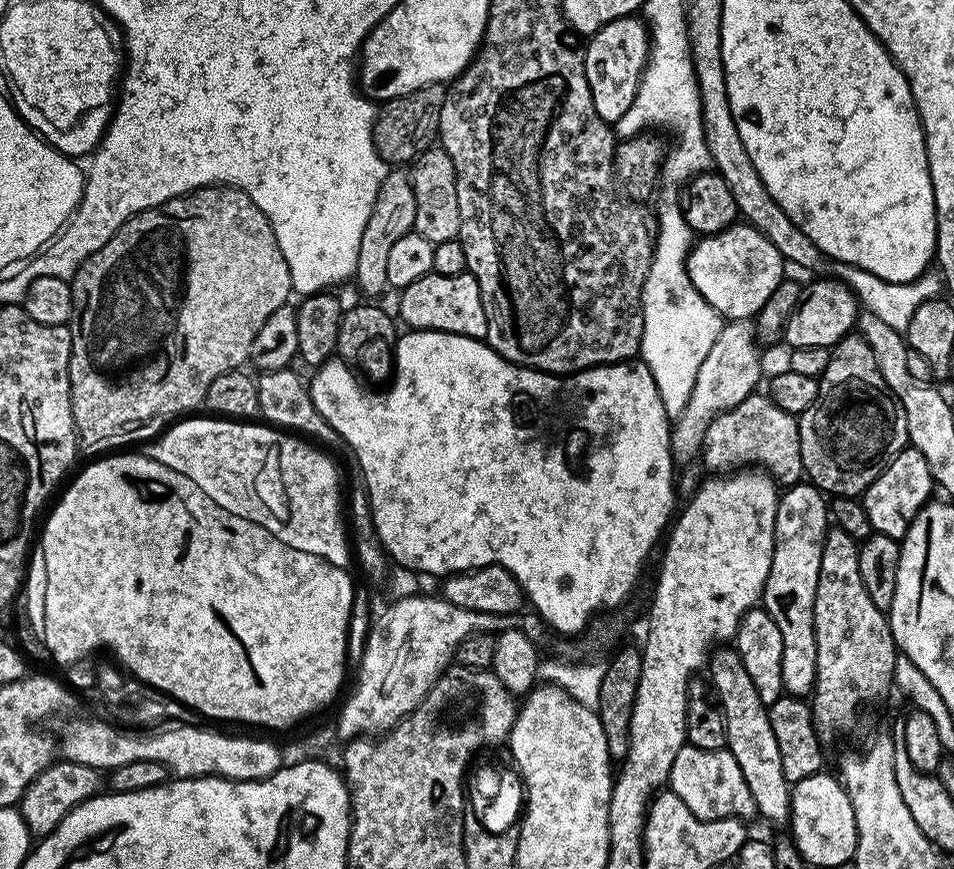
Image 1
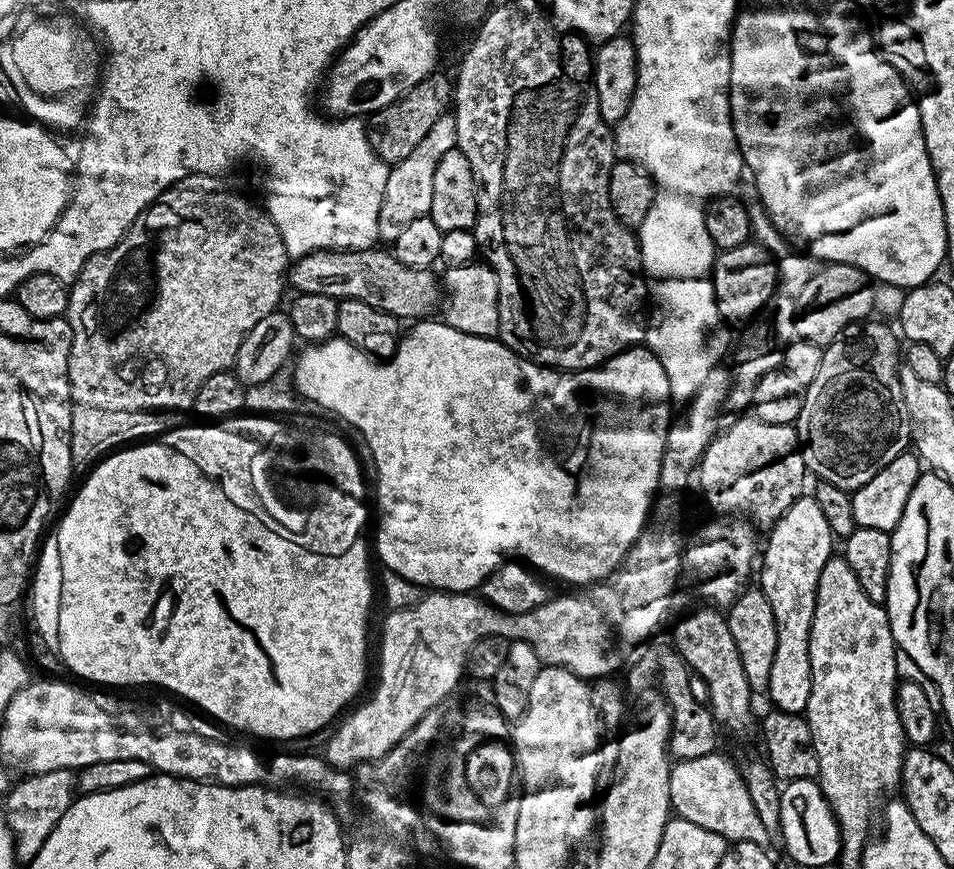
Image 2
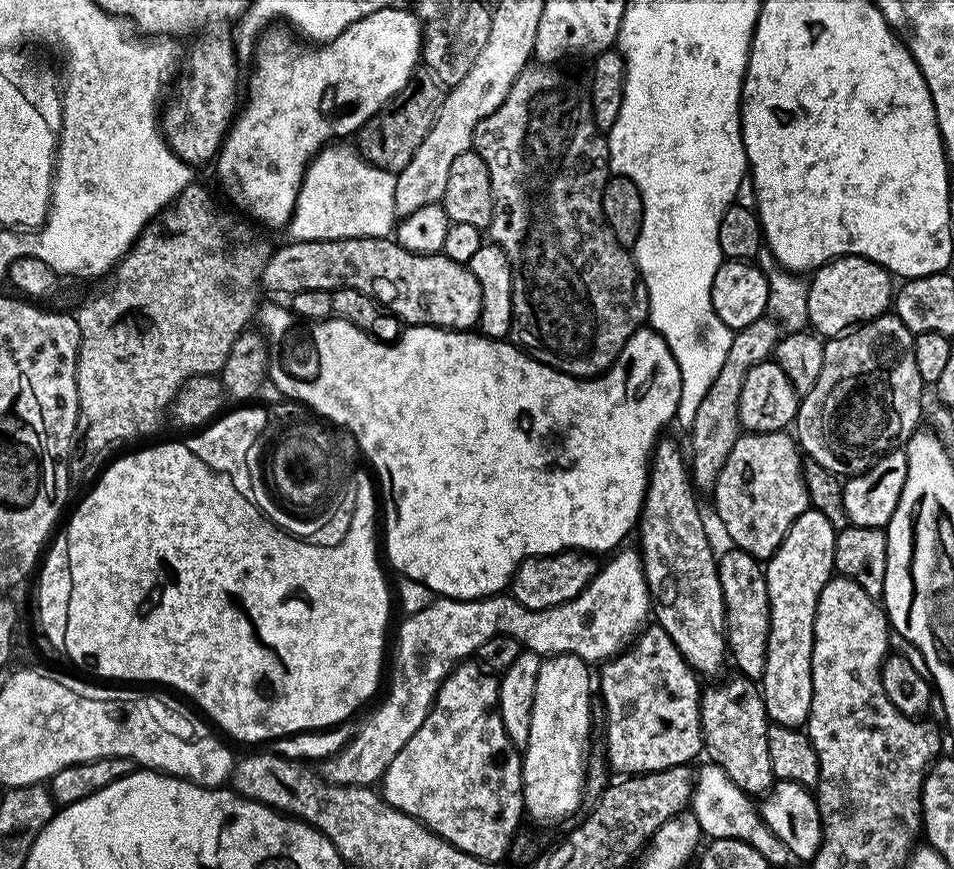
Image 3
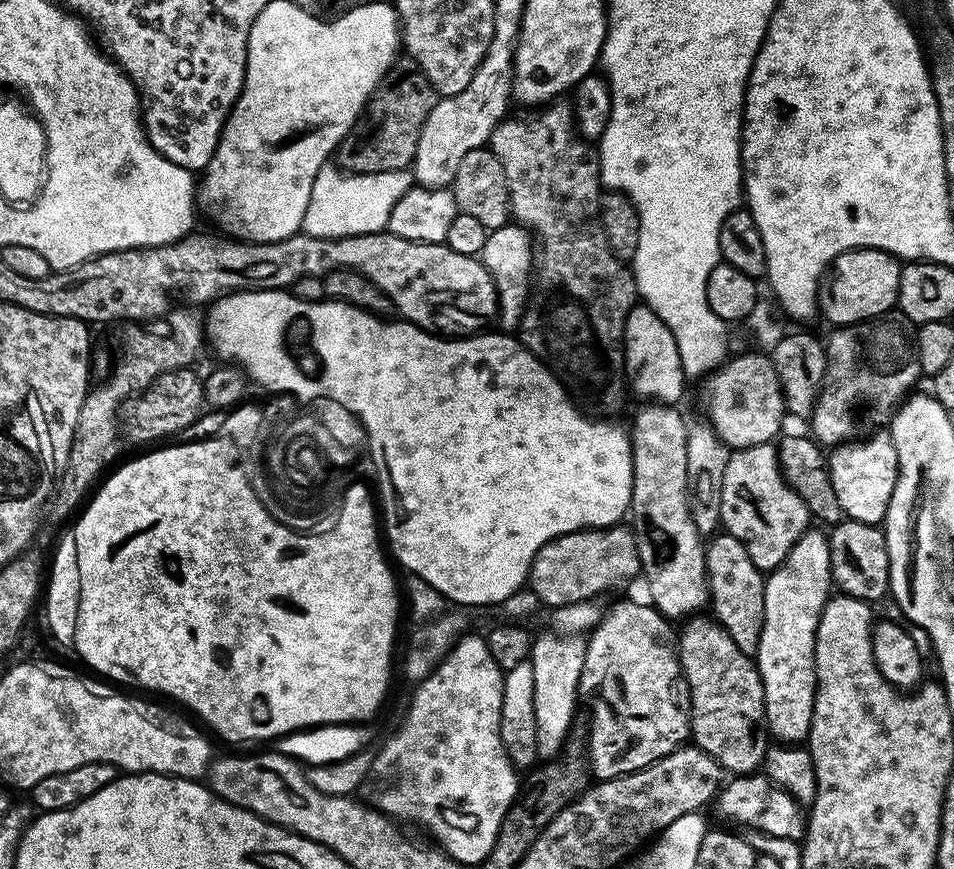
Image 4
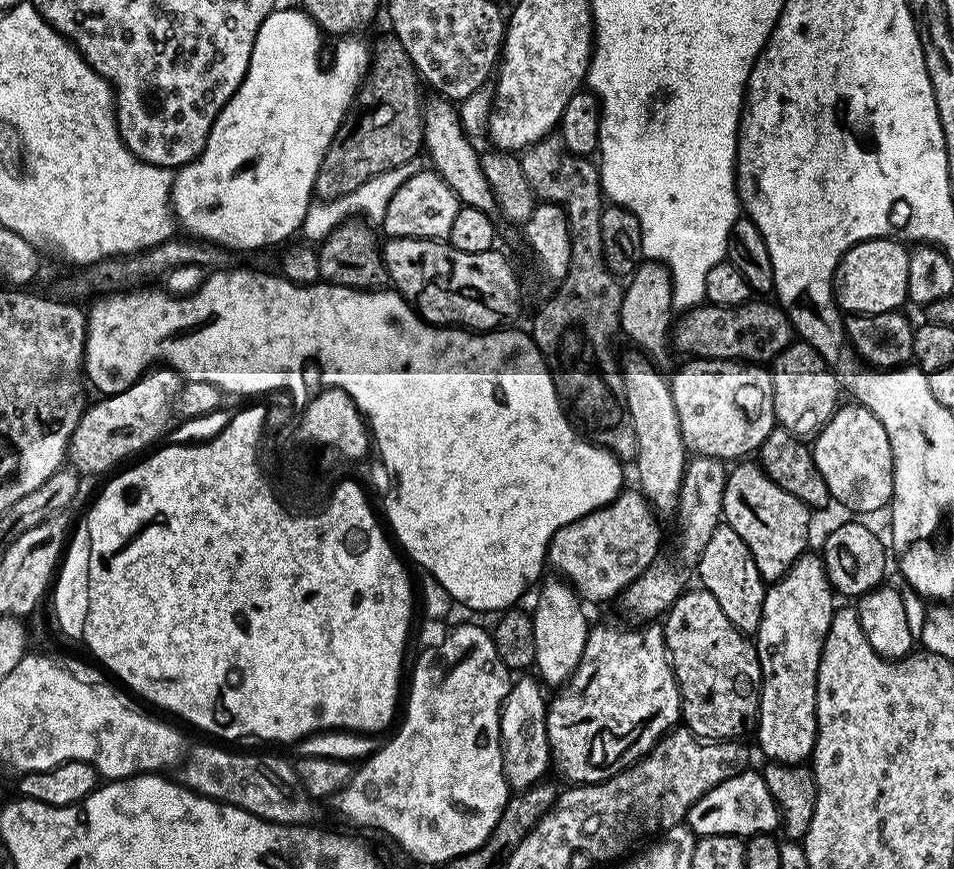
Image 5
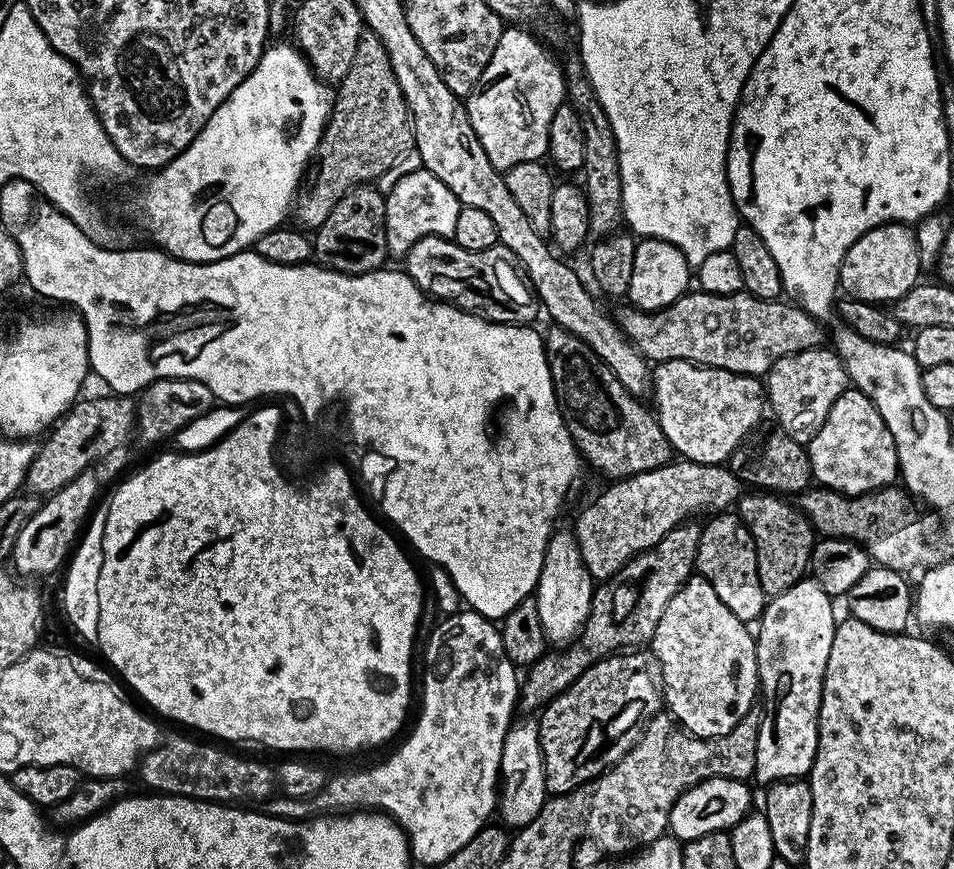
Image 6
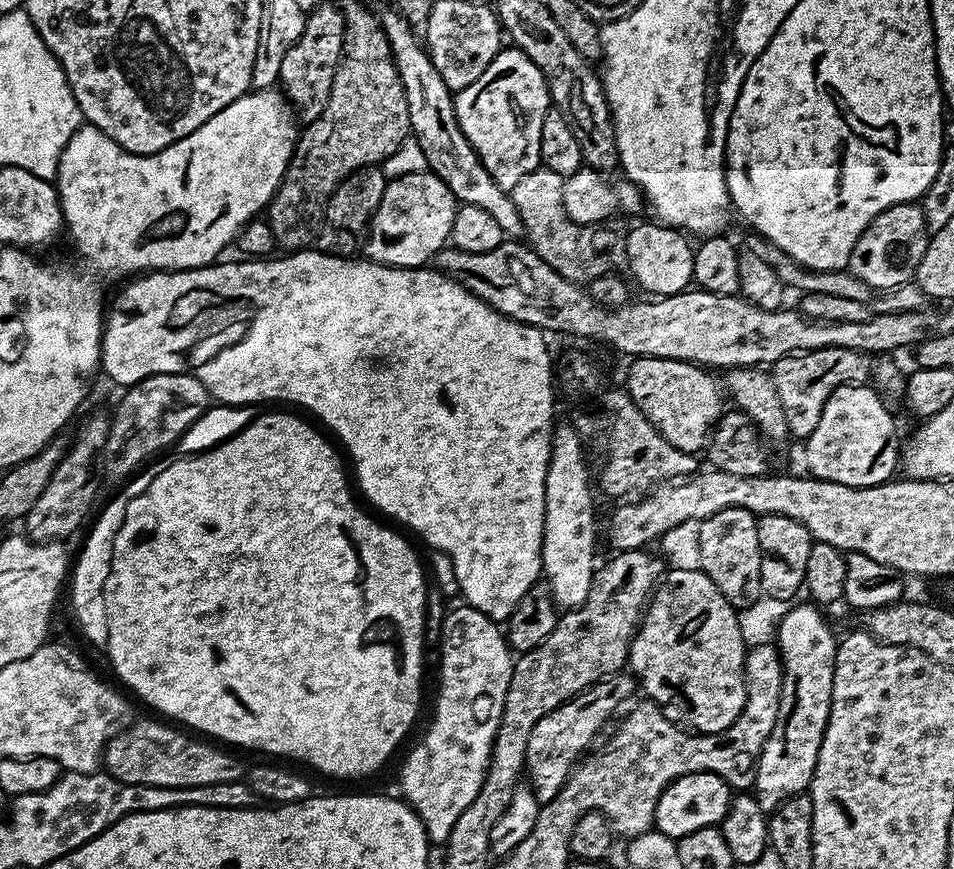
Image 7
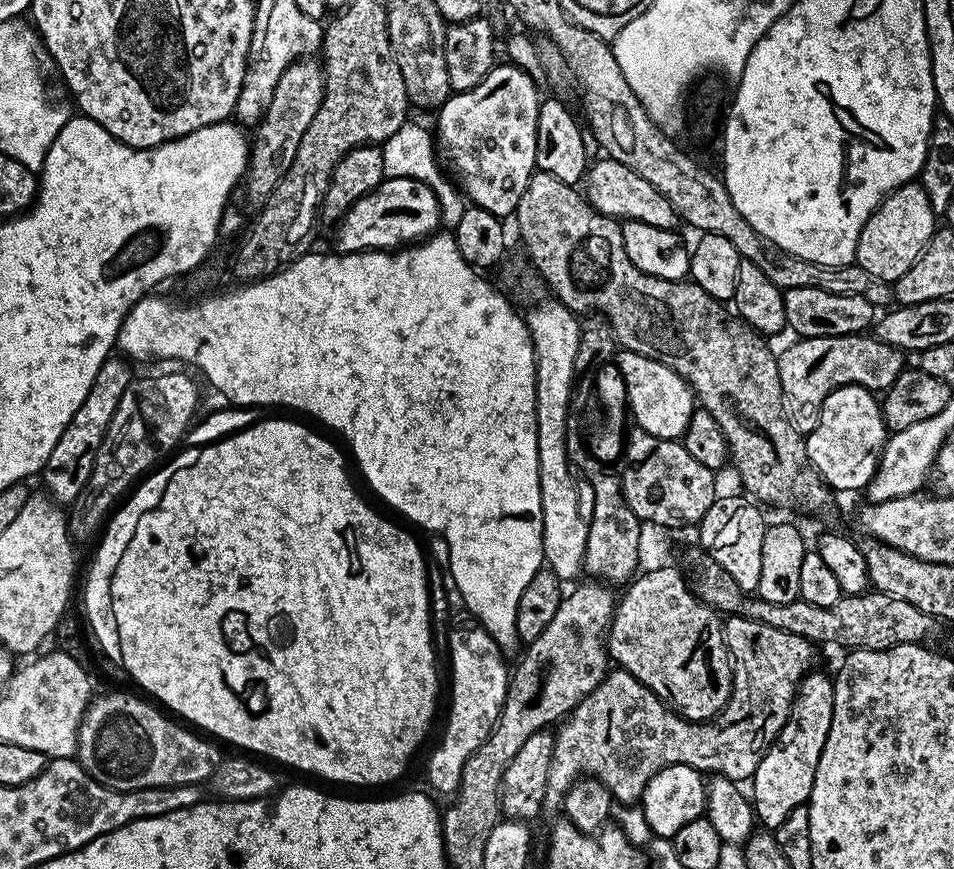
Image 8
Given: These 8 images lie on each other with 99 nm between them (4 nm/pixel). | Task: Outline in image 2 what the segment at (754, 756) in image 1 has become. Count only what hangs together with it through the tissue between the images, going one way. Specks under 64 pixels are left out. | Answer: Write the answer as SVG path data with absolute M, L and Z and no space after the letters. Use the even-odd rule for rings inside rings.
M708 607L712 608L696 608L677 622L674 648L689 669L704 679L717 725L725 724L732 732L744 732L752 724L754 693L750 682L746 682L746 670L742 670L742 658L738 658L738 646L734 646L727 615L719 607Z

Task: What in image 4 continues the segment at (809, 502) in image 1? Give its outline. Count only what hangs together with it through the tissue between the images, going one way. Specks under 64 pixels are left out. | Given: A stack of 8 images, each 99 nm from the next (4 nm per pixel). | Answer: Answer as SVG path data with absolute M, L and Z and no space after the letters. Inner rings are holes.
M815 530L804 532L790 550L790 554L786 554L783 562L767 573L764 581L764 625L754 659L764 687L764 723L769 733L775 739L776 736L780 739L777 741L788 746L807 741L812 725L816 697L816 631L820 615L833 588L828 536Z

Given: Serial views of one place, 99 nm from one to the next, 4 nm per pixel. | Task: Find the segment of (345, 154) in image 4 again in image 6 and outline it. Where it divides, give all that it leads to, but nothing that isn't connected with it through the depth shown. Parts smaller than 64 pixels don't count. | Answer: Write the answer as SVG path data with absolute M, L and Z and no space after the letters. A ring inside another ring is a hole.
M363 31L358 38L358 50L354 50L354 62L350 66L350 70L346 74L346 78L341 80L338 85L338 91L335 93L332 101L332 115L328 117L328 124L324 127L322 138L318 142L315 154L312 155L308 162L308 167L304 174L304 179L300 182L300 187L296 189L296 198L294 201L294 216L296 212L295 223L304 230L315 230L322 226L322 222L326 222L330 210L334 210L334 206L338 206L338 202L352 188L356 188L359 184L379 181L386 171L392 171L395 163L403 158L408 151L414 148L412 139L412 118L408 115L408 107L406 106L406 98L402 94L402 90L398 86L398 78L394 78L394 70L390 66L390 54L386 54L386 46L382 46L382 42L378 38L378 34L370 31Z

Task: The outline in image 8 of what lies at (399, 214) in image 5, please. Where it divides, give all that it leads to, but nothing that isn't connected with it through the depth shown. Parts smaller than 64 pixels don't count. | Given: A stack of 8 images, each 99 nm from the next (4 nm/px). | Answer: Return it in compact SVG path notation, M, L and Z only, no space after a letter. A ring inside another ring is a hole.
M408 177L384 179L373 192L367 192L335 225L337 253L371 252L373 250L396 250L401 246L411 246L433 235L441 227L438 198L430 185Z

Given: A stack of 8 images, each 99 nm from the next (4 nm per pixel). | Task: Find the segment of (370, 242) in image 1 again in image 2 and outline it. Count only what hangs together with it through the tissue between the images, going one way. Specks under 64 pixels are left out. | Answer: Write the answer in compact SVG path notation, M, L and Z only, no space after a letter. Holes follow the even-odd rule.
M445 114L430 126L430 134L414 146L414 151L402 162L391 165L386 178L386 194L382 194L382 208L378 210L378 236L381 241L395 242L398 234L418 218L428 215L430 198L434 198L434 170L451 148L456 147L455 115Z

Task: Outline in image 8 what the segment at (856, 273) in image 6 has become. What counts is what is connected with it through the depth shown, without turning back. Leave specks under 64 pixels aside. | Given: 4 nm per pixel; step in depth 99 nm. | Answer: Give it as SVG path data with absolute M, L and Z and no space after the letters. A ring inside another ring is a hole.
M913 182L898 186L885 196L876 211L870 214L866 226L862 226L854 263L874 274L874 278L895 282L910 270L910 266L914 266L931 242L938 231L936 220L938 214L930 206L930 198L926 198L926 190L921 184Z

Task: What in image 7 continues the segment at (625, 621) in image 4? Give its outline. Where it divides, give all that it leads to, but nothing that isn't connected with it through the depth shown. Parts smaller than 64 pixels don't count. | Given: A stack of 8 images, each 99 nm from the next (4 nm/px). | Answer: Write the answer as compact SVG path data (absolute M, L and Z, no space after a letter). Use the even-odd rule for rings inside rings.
M631 675L608 676L605 680L591 684L586 691L570 698L562 706L558 706L558 710L550 710L550 714L546 714L546 718L542 718L542 722L538 722L534 730L530 730L530 742L526 742L524 767L527 775L532 775L530 787L539 804L548 804L560 793L572 769L593 747L591 744L595 742L596 735L603 730L604 723L616 711L621 711L620 703L632 691L637 691L637 688L637 681Z

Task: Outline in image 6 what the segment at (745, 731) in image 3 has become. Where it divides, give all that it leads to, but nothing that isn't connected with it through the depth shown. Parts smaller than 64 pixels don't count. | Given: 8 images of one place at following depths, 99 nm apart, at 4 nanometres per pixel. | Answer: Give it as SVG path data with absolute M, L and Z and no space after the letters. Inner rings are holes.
M693 574L688 577L688 581L685 582L683 586L678 590L678 594L674 594L674 598L670 598L670 606L666 606L665 612L662 614L662 619L658 622L658 630L654 630L654 634L652 635L652 639L650 641L650 649L652 648L651 655L654 657L656 655L656 660L660 663L660 672L658 668L658 680L659 683L662 685L662 700L663 703L666 705L667 711L671 713L674 717L675 723L679 725L679 727L683 728L686 732L691 732L693 736L699 736L701 740L712 740L715 736L725 736L726 734L730 734L730 730L734 730L734 726L738 726L738 722L742 722L742 718L746 718L746 714L750 711L753 711L754 705L752 704L755 702L757 703L758 700L758 689L761 687L760 682L760 675L758 674L758 662L756 661L756 637L754 635L753 629L751 628L745 621L742 621L738 618L738 614L732 613L728 607L723 604L722 598L718 598L718 594L714 594L714 586L710 586L710 582L704 576L699 574Z

